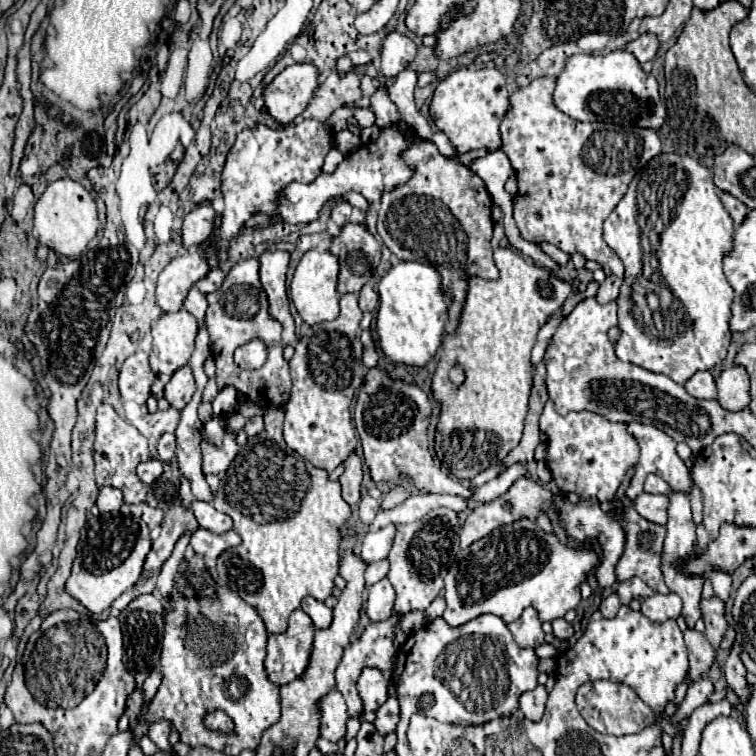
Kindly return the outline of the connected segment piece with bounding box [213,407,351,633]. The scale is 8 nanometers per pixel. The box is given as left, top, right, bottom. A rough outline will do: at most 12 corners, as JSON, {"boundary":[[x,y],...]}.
{"boundary":[[269,407],[213,501],[221,585],[285,633],[339,575],[351,507]]}

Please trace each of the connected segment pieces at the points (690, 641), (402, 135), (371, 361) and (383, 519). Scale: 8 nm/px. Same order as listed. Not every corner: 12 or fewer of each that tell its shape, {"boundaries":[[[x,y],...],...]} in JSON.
{"boundaries":[[[685,631],[689,649],[687,683],[699,681],[713,665],[703,633]],[[395,125],[313,183],[291,183],[279,219],[305,225],[329,201],[369,203],[401,187],[413,133]],[[363,331],[363,363],[377,367],[379,353],[371,331]],[[415,493],[399,507],[378,513],[370,526],[413,523],[437,509],[431,493]]]}

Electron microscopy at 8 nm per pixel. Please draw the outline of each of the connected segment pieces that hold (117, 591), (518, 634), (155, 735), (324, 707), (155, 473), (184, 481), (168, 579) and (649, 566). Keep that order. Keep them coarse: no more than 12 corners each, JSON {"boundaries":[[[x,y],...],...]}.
{"boundaries":[[[89,515],[69,595],[93,615],[129,591],[151,551],[141,517]],[[533,607],[507,625],[517,645],[539,647],[545,641]],[[153,721],[149,737],[159,749],[169,749],[171,721]],[[337,689],[321,699],[321,735],[347,733],[347,705]],[[149,459],[137,467],[143,483],[153,483],[163,473],[159,459]],[[180,477],[178,499],[184,507],[194,500],[189,479]],[[189,537],[177,541],[159,571],[157,587],[169,599],[185,557]],[[625,511],[627,543],[617,579],[643,579],[669,593],[661,575],[666,527]]]}

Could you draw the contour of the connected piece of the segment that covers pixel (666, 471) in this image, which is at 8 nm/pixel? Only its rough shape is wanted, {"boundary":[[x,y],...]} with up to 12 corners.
{"boundary":[[629,423],[645,473],[671,491],[691,493],[675,441],[653,425]]}

